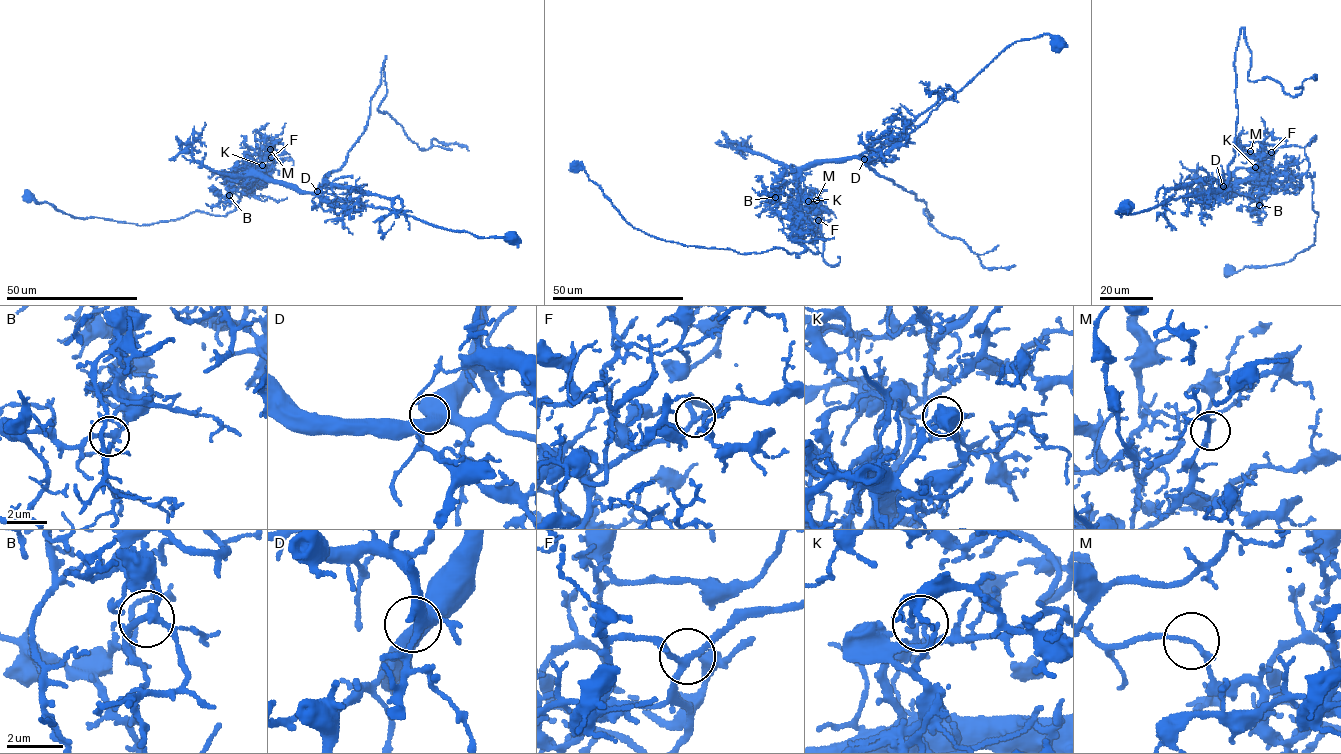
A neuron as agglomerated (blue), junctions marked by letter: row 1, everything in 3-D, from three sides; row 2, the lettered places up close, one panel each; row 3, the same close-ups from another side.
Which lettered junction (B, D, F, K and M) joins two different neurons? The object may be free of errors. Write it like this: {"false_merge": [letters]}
{"false_merge": ["K"]}

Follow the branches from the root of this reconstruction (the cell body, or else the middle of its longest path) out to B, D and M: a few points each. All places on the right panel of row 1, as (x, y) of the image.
B: (1126, 208), (1116, 213), (1252, 179), (1299, 187), (1294, 194), (1267, 191), (1259, 205)
D: (1126, 208), (1116, 213), (1121, 217), (1124, 213), (1138, 213), (1171, 199), (1205, 194), (1223, 186)
M: (1126, 208), (1116, 213), (1248, 181), (1271, 158), (1258, 160), (1250, 151)

